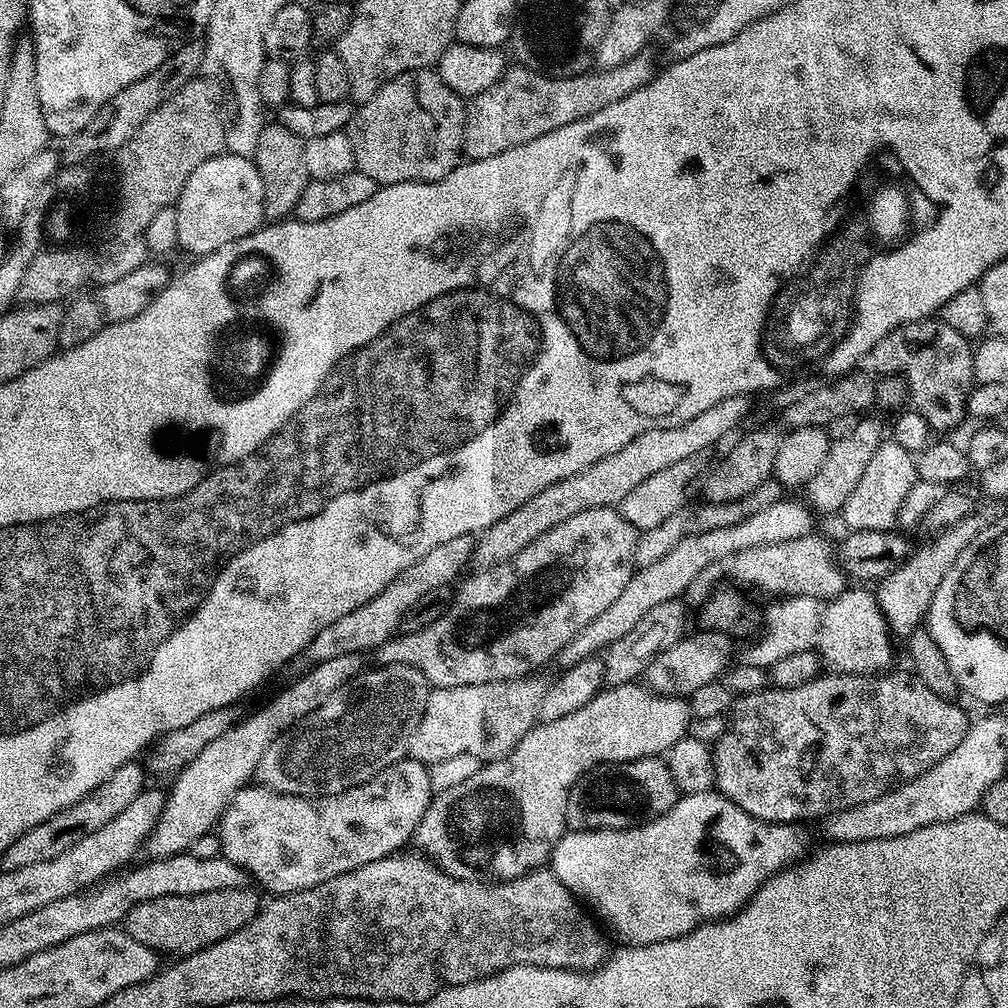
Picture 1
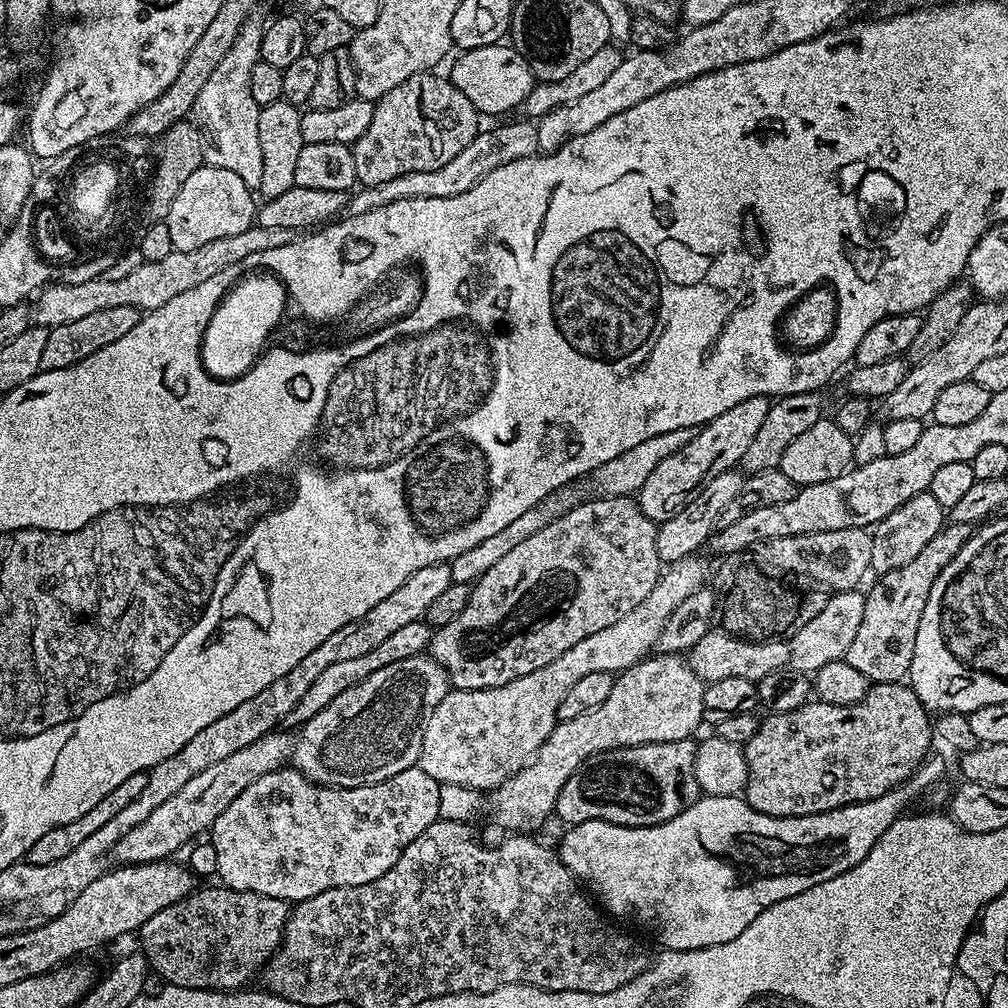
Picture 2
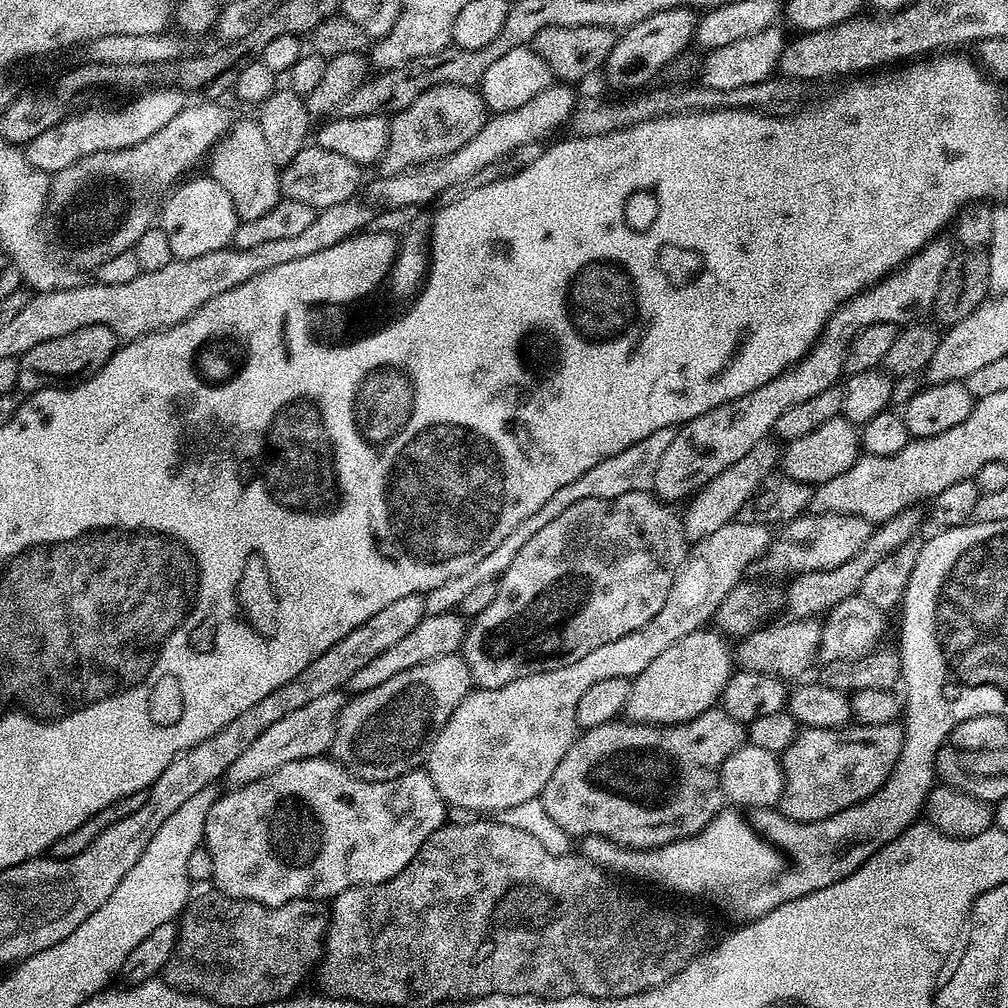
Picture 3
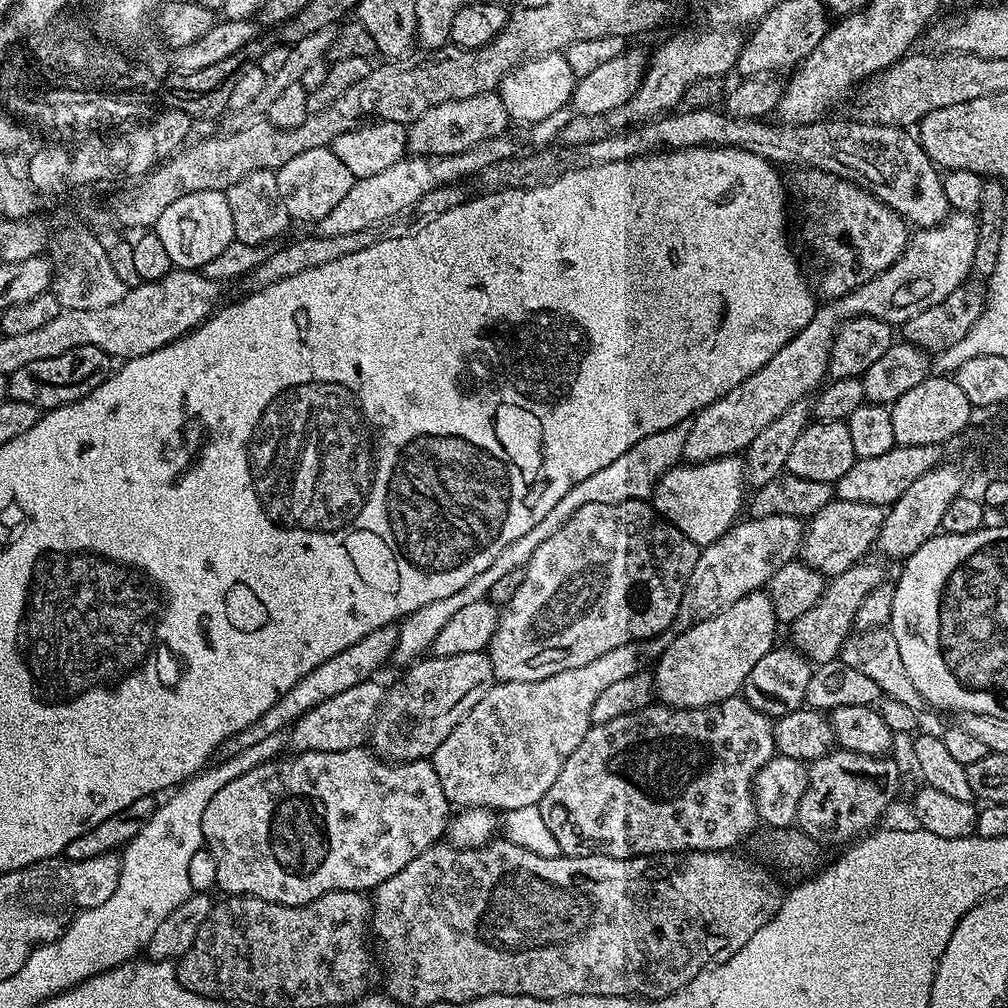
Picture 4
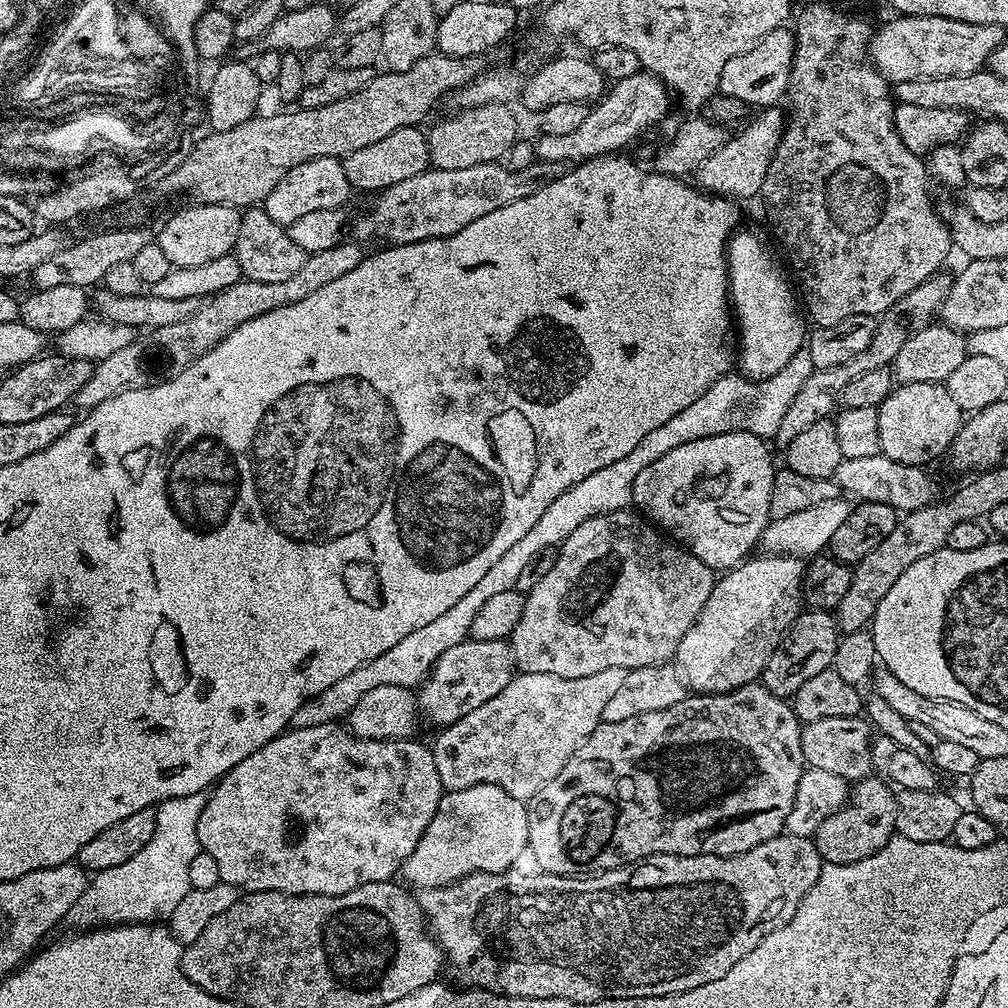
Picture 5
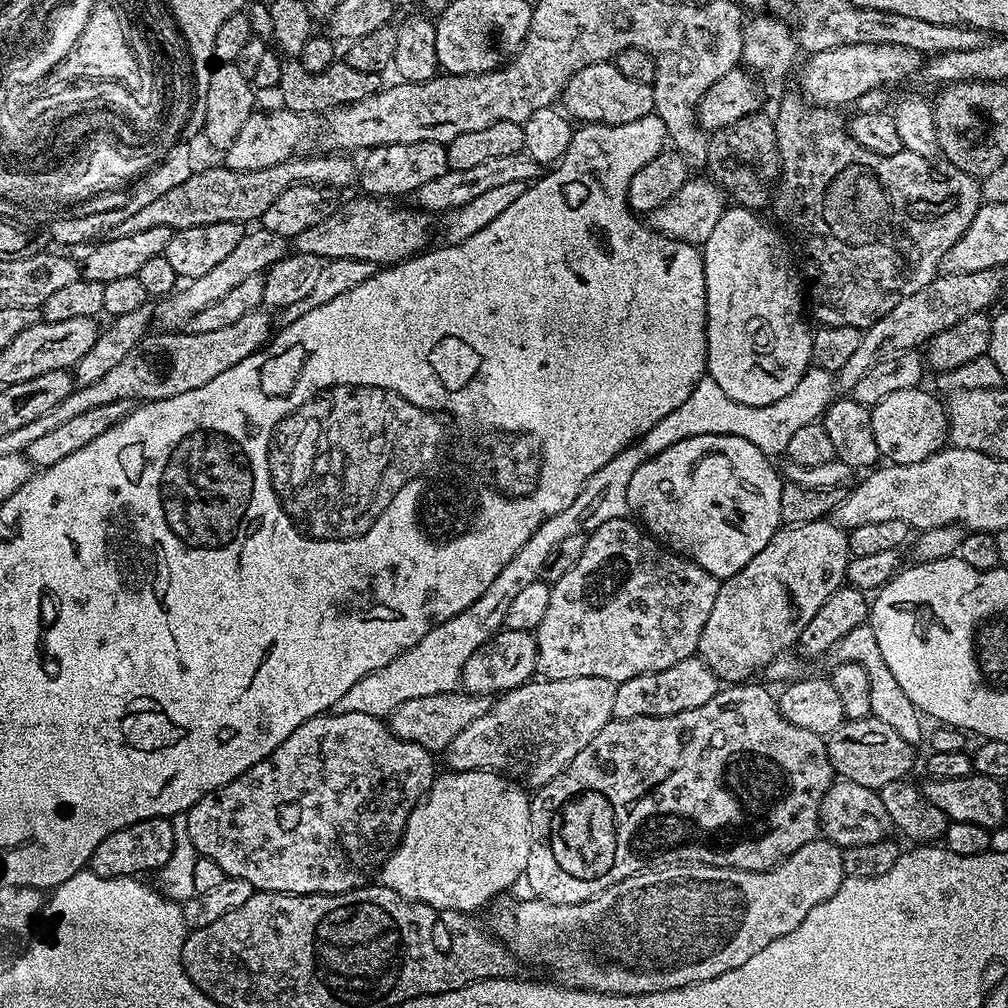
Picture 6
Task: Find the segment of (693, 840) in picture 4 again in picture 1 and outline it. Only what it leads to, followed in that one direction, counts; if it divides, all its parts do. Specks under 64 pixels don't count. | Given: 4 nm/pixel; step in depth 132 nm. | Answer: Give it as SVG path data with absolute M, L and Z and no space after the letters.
M647 756L617 764L598 764L570 790L564 823L574 832L638 828L666 814L681 795L661 757Z

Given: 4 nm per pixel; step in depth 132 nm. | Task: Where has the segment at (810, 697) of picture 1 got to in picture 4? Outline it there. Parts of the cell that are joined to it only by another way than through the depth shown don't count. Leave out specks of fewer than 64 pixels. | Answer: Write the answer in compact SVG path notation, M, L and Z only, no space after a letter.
M833 750L827 752L822 758L811 761L807 765L806 794L802 794L802 802L798 802L796 824L800 831L806 833L820 846L844 843L847 845L849 842L871 833L879 825L876 823L883 818L884 811L891 806L892 799L895 798L896 791L900 788L900 768L894 761L888 759L892 758L884 754L867 756L857 752Z

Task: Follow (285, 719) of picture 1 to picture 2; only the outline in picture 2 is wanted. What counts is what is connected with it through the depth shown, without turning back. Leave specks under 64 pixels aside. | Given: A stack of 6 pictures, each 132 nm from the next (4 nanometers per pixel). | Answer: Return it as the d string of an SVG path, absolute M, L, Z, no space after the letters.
M425 619L409 622L407 626L402 626L402 630L397 630L396 633L390 634L390 638L385 638L380 645L374 646L374 650L370 650L370 654L361 654L359 658L350 658L322 670L322 674L318 674L318 678L314 678L314 682L310 682L310 690L306 690L306 694L299 700L298 706L294 706L294 710L290 710L286 719L287 723L301 726L310 718L314 718L314 714L318 714L318 710L326 710L326 706L330 706L330 702L334 702L334 698L338 698L338 694L342 694L342 690L350 690L350 686L358 686L358 682L370 678L370 674L382 670L382 666L390 666L390 662L402 662L402 658L414 658L427 653L432 643L433 631L434 628Z

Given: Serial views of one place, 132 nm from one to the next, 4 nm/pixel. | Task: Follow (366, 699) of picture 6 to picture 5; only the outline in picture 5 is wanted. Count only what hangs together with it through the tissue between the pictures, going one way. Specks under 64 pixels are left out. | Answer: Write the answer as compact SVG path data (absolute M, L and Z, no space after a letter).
M801 350L786 362L786 366L778 374L774 374L768 380L757 380L755 382L745 378L740 374L729 374L718 378L714 386L702 394L702 398L690 402L686 410L674 414L667 422L658 426L658 430L650 430L626 458L618 458L618 462L606 466L602 470L594 470L590 478L580 478L566 494L556 494L556 497L534 522L531 528L519 542L514 542L490 570L486 570L483 578L475 584L463 598L458 598L450 610L437 612L434 622L426 622L426 626L421 626L418 630L406 634L406 638L401 638L390 650L384 654L378 654L378 658L368 660L358 670L346 674L346 678L338 678L334 686L324 686L322 694L314 694L314 698L304 700L298 710L294 710L294 718L291 727L305 728L306 726L322 726L323 724L334 724L343 721L348 712L358 704L359 699L368 691L375 690L377 686L402 686L403 688L415 689L428 676L429 670L436 665L438 658L450 650L450 646L458 646L462 641L469 639L474 614L493 594L502 594L502 590L514 588L518 574L528 565L530 558L547 548L556 548L586 518L594 518L598 514L607 512L623 512L632 504L632 491L634 490L634 478L642 474L650 462L658 462L662 454L676 449L678 446L686 446L686 442L694 442L698 438L710 438L714 434L722 434L733 430L748 429L755 436L765 438L775 437L778 426L782 426L782 418L786 415L786 410L790 410L790 402L794 402L794 394L802 390L802 382L810 378L813 372L812 359L807 350Z

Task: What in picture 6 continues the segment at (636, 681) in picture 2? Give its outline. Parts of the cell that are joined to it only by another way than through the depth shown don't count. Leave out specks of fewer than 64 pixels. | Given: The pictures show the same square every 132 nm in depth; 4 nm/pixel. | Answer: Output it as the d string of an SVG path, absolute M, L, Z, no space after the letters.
M825 518L815 520L814 522L806 522L805 524L789 524L780 527L774 534L774 538L770 538L770 542L766 542L766 546L762 546L762 550L758 550L758 554L754 554L754 558L750 558L750 562L746 562L746 566L742 566L742 570L738 570L738 574L727 577L721 583L720 589L718 590L718 598L714 598L714 606L710 609L710 618L706 618L706 626L702 626L702 638L696 647L700 659L706 662L706 666L710 666L714 670L714 674L725 685L731 686L741 682L751 681L755 677L752 675L759 668L760 671L767 669L769 662L775 660L778 656L785 655L791 649L788 647L791 644L795 645L799 641L802 630L806 630L806 626L810 623L810 618L814 618L814 614L818 614L818 610L822 610L822 606L826 601L845 583L848 574L849 559L848 532L831 519Z

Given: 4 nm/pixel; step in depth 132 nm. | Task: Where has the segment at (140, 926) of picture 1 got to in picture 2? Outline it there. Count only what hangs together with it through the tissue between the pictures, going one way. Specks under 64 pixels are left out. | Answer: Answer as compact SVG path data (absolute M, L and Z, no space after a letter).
M223 886L215 887L216 888L201 887L199 890L191 892L186 898L174 902L174 906L166 906L166 910L158 910L158 914L154 914L154 918L150 918L140 927L138 933L138 939L140 939L140 944L138 944L139 951L143 952L145 958L148 959L149 969L151 969L155 975L157 972L157 974L164 979L163 983L165 985L173 984L179 988L211 988L213 992L235 992L243 989L245 985L247 985L244 983L246 983L255 972L257 975L257 973L263 969L264 965L267 964L268 959L274 955L277 948L280 947L280 940L284 937L284 927L288 921L290 911L289 901L270 898L262 894L254 894L246 890L234 890L233 888Z

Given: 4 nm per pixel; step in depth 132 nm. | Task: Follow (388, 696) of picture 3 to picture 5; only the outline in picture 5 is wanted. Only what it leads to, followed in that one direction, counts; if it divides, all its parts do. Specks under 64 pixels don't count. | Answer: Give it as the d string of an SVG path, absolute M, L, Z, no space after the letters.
M469 638L458 646L450 646L450 650L438 658L426 679L415 689L416 706L425 721L447 726L458 722L458 718L466 718L470 710L478 710L482 702L490 702L494 694L506 690L513 675L512 645L508 640Z

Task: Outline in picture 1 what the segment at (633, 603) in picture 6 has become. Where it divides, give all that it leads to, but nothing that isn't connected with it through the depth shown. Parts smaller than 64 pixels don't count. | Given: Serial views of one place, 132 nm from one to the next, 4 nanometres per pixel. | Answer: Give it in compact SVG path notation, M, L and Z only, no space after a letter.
M616 508L582 510L582 514L574 514L574 518L566 518L566 522L560 523L559 526L554 526L554 530L546 530L546 534L534 538L534 542L530 542L530 546L526 546L526 550L518 550L518 554L514 554L514 558L506 558L506 562L501 564L473 571L473 576L460 589L459 587L455 589L452 604L449 605L440 618L435 619L434 622L423 627L422 630L417 630L413 633L400 632L393 636L382 647L375 649L375 663L380 666L386 664L414 666L414 670L418 670L428 679L428 683L432 688L474 686L482 682L518 680L525 676L539 673L541 671L539 668L543 664L551 665L555 661L556 655L562 650L562 646L566 646L566 642L570 642L570 638L574 638L574 634L578 634L578 630L582 630L582 626L590 626L590 622L594 622L594 618L598 618L598 614L602 614L602 610L609 608L614 603L614 598L618 598L618 594L622 594L622 589L625 588L626 582L630 582L632 573L637 569L637 535L637 528L630 526L630 522L626 522L626 518L622 518L622 514Z

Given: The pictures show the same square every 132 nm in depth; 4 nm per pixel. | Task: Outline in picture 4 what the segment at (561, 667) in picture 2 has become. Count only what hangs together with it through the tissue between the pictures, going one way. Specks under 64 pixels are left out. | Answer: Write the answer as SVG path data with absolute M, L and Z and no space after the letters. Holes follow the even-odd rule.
M775 516L774 518L741 519L722 538L703 545L698 562L688 579L688 589L680 603L675 627L683 630L700 620L714 618L726 606L738 602L746 594L763 589L768 579L782 566L797 559L800 543L804 540L805 525L799 516ZM661 634L653 639L639 643L618 646L618 650L610 650L610 654L602 654L602 658L594 658L587 666L578 666L574 670L562 670L562 674L554 674L550 678L542 678L538 682L499 682L493 683L492 689L450 730L446 742L438 746L436 753L430 757L434 770L438 774L438 782L442 782L442 790L446 790L449 805L460 808L491 808L497 813L518 810L519 807L539 805L540 800L554 786L554 778L562 774L562 766L566 766L566 758L578 750L578 742L586 738L592 727L590 709L594 707L594 698L607 690L614 682L626 678L629 674L641 671L645 667L644 659L659 657L667 648L669 637Z

